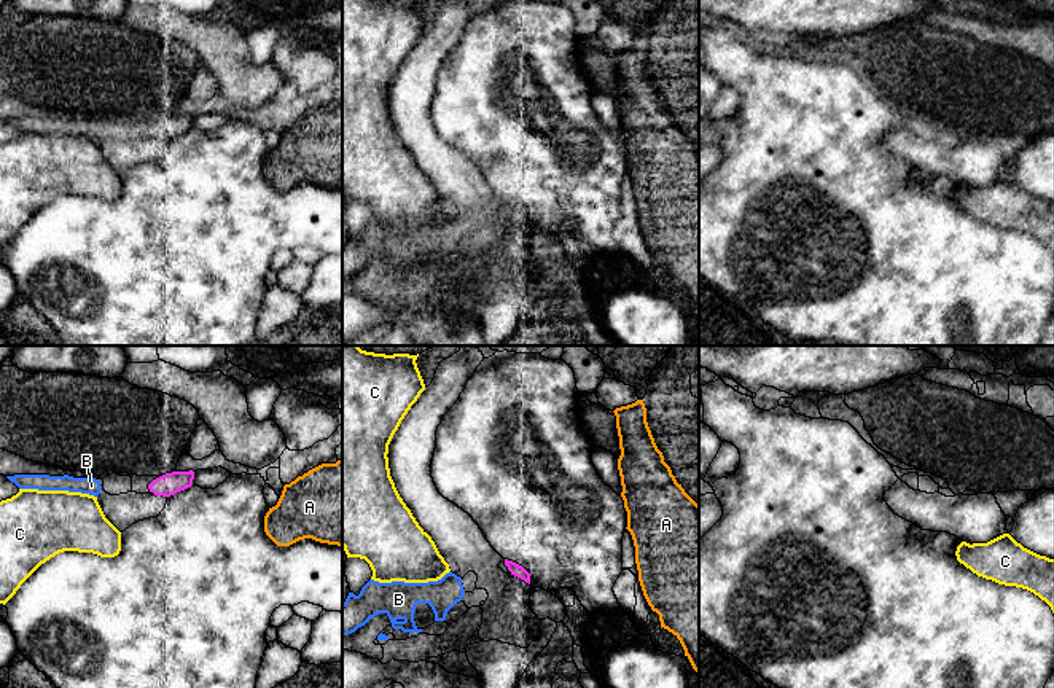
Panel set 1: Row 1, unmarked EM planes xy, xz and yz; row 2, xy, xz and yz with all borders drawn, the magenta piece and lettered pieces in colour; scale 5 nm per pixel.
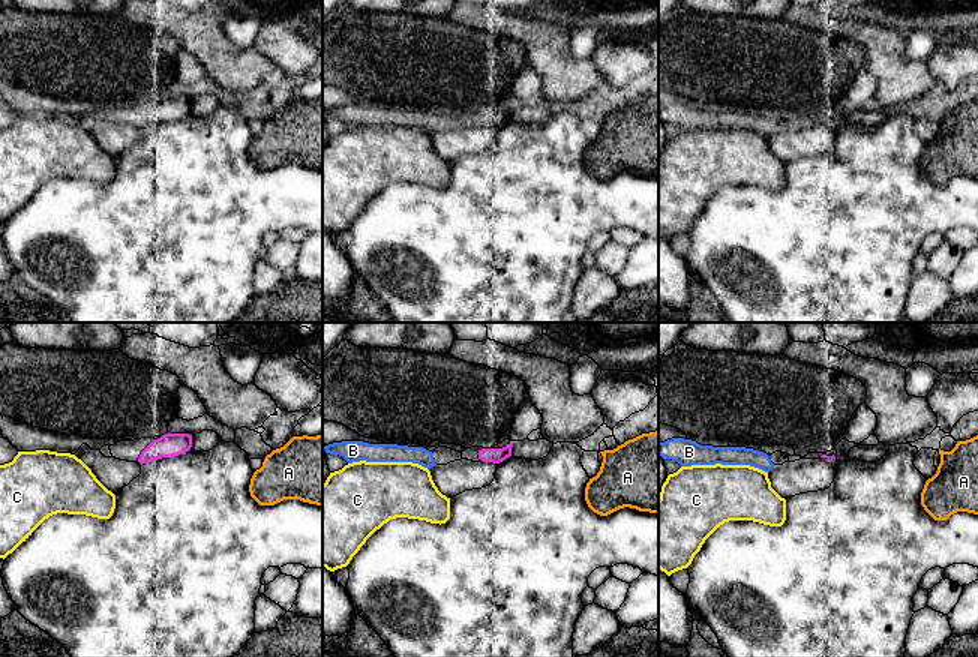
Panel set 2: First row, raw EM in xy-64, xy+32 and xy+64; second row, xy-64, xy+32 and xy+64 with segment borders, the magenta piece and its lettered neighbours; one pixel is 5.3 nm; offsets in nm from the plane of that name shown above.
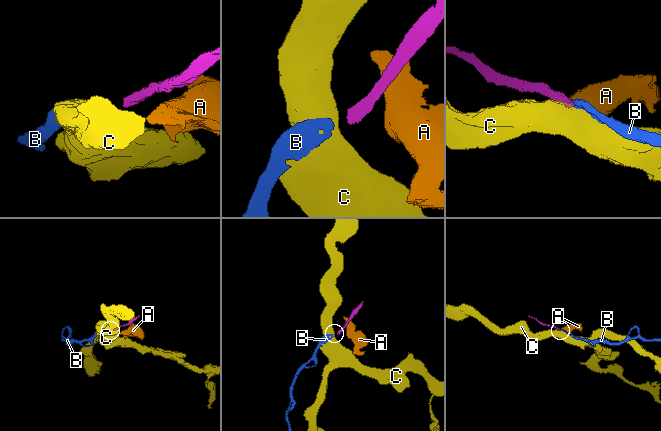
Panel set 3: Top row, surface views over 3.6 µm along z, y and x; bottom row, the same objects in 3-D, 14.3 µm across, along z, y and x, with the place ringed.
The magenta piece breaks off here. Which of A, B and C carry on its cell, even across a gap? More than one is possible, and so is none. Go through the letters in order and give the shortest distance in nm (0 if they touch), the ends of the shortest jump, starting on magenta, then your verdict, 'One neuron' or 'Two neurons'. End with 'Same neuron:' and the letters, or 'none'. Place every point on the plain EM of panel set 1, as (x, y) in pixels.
A: Distance 400 nm. Across: xy (191, 128), (265, 160). Two neurons
B: Distance 240 nm. Across: xz (505, 207), (460, 222). One neuron
C: Distance 260 nm. Across: xy (150, 134), (113, 169). Two neurons
Same neuron: B

